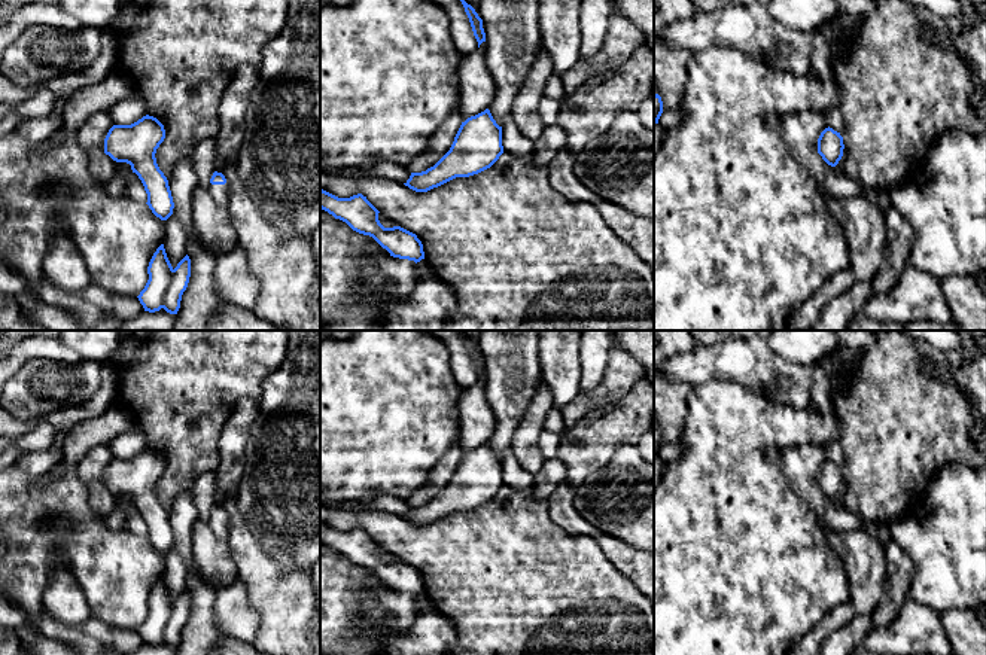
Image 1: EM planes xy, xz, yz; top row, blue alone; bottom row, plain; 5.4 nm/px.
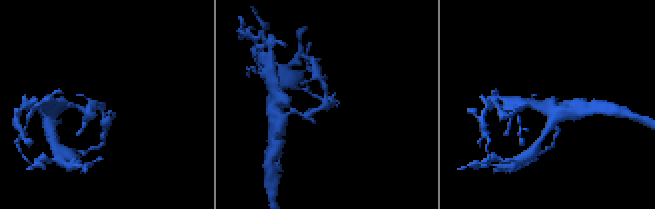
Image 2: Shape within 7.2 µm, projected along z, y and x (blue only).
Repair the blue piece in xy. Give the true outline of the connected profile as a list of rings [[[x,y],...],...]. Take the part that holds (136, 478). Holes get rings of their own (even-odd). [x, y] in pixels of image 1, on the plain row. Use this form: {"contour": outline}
{"contour": [[[149,448],[131,458],[113,458],[104,472],[104,487],[131,499],[147,527],[146,537],[161,554],[167,554],[174,542],[168,514],[155,491],[164,472],[164,458]]]}

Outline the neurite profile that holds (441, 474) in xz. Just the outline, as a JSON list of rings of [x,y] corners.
[[[457,438],[453,447],[430,469],[424,485],[410,496],[408,505],[422,506],[433,500],[450,484],[460,458],[462,448]]]

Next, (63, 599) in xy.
[[[57,563],[43,594],[43,610],[57,621],[77,625],[91,618],[88,601],[66,563]]]

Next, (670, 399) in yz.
[[[654,372],[654,417],[663,435],[663,445],[679,442],[688,412],[691,386]]]

